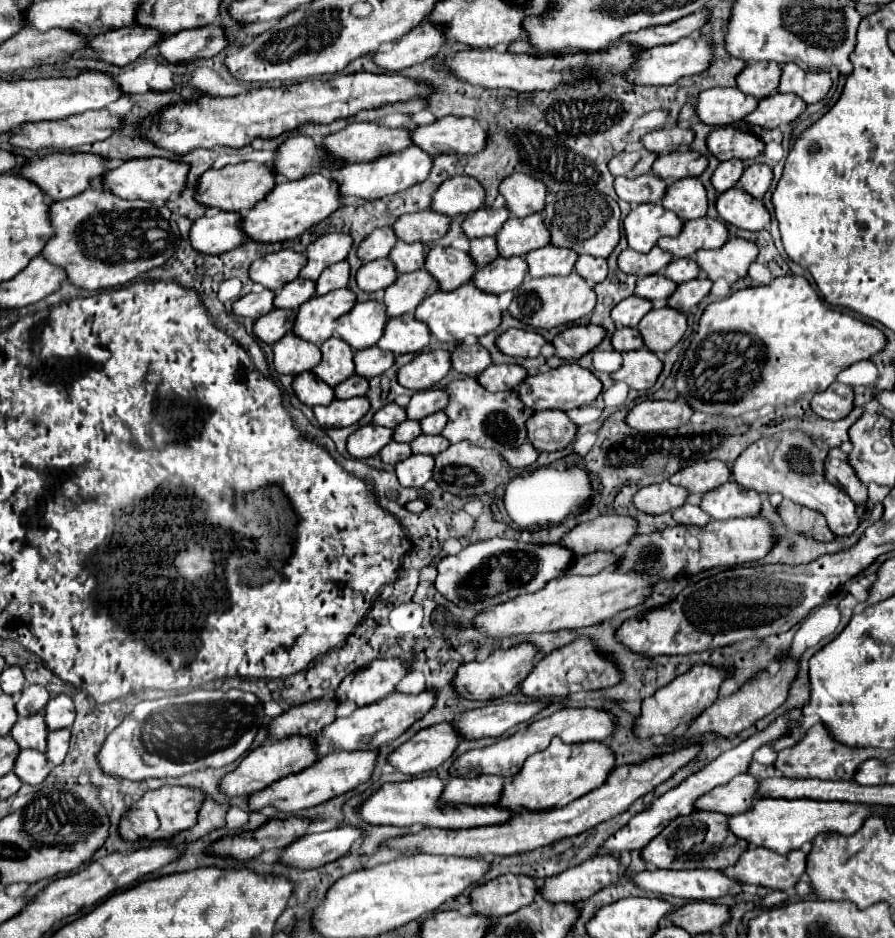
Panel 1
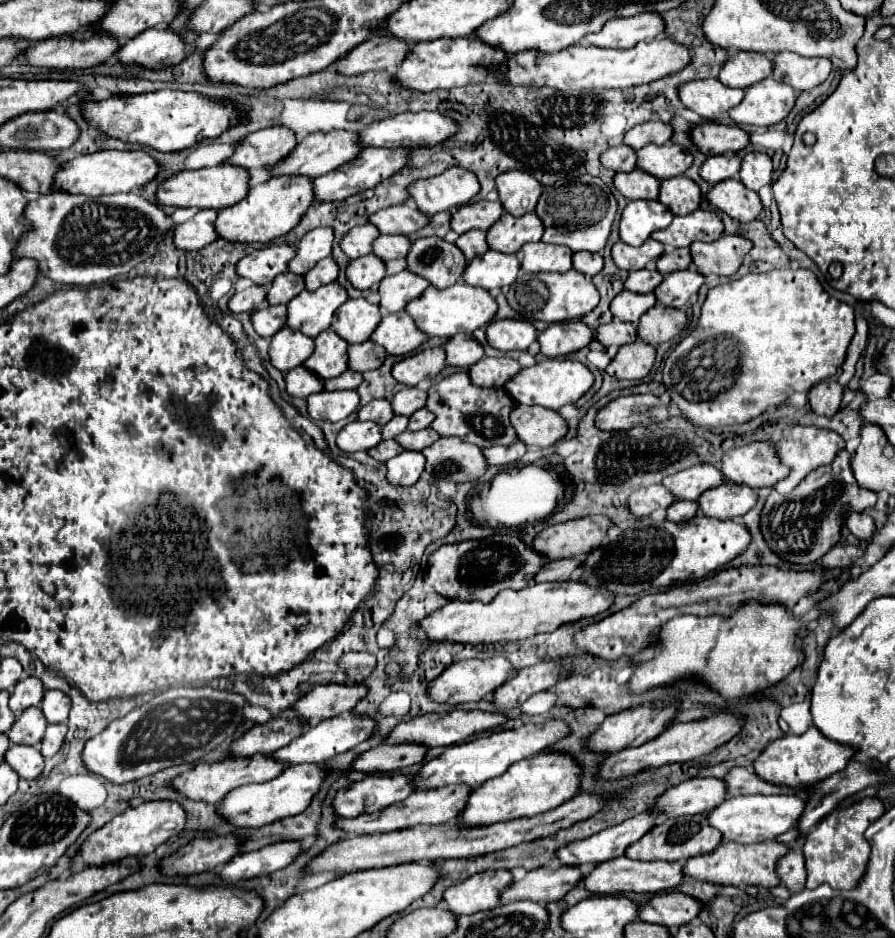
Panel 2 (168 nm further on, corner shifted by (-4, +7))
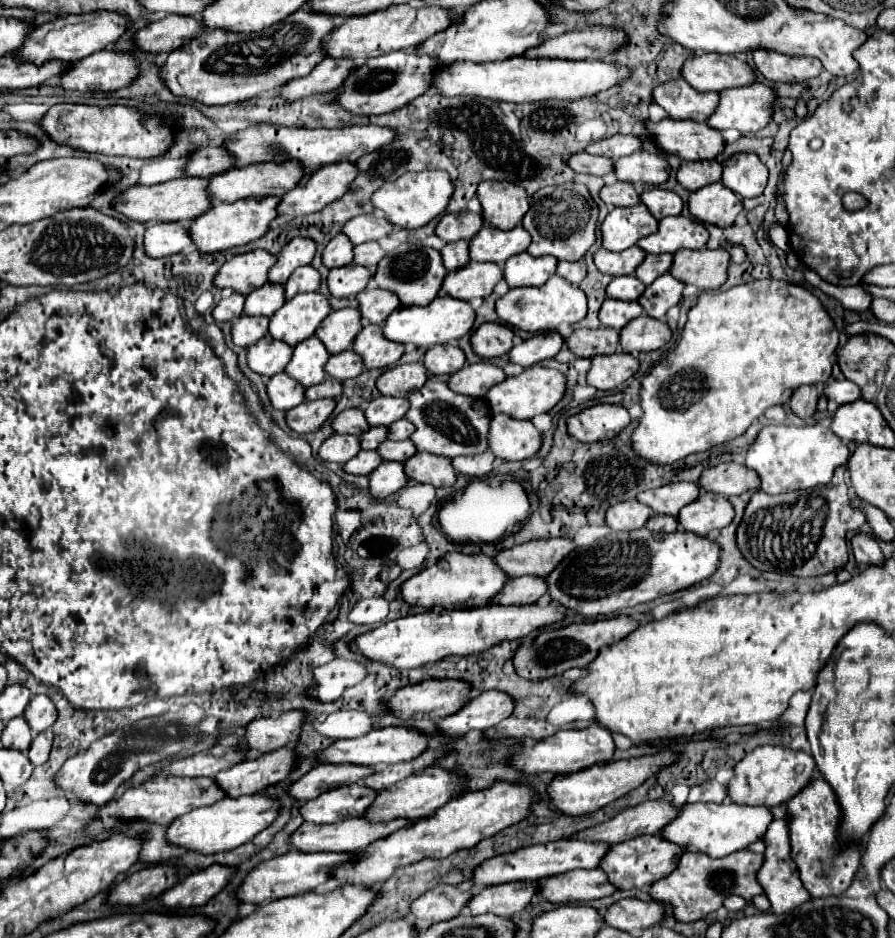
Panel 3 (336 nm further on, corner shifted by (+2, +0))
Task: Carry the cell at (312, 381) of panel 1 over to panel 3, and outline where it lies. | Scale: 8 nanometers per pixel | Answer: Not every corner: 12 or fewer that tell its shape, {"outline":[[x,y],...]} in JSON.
{"outline":[[277,373],[267,383],[275,409],[289,411],[305,401],[305,387]]}

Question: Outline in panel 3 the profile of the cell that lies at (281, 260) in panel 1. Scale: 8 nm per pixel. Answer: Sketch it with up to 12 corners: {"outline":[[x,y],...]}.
{"outline":[[261,249],[235,255],[215,285],[249,295],[265,285],[275,255]]}

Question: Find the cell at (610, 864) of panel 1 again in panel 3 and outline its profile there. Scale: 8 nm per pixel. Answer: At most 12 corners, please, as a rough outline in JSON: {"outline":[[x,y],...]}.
{"outline":[[537,883],[491,885],[473,895],[473,915],[513,917],[539,893]]}

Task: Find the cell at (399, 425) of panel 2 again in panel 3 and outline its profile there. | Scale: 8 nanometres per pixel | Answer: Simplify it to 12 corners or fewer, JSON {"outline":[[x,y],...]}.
{"outline":[[371,427],[361,435],[361,449],[377,449],[387,427]]}

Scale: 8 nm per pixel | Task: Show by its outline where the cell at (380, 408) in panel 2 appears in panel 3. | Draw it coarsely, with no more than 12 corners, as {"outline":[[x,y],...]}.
{"outline":[[345,409],[333,419],[335,433],[363,435],[369,423],[361,409]]}

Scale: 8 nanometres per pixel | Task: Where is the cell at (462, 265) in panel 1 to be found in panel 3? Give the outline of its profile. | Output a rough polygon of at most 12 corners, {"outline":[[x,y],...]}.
{"outline":[[407,241],[373,279],[401,303],[429,305],[447,269],[439,251]]}

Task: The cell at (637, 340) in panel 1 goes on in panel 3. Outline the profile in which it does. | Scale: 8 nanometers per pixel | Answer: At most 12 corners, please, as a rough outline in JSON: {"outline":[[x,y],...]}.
{"outline":[[575,329],[565,347],[579,357],[615,353],[619,331]]}

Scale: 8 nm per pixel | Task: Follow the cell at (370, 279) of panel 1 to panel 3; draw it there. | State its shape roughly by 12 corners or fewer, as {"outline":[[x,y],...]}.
{"outline":[[357,263],[331,269],[335,297],[359,295],[373,273]]}

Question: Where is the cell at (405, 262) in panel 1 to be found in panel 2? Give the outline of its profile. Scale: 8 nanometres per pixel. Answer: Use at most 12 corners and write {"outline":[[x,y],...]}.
{"outline":[[377,236],[373,254],[383,262],[407,256],[407,236]]}

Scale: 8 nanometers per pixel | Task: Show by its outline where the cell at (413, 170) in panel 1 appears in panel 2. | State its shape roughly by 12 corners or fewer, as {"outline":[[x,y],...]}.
{"outline":[[365,148],[313,180],[313,202],[345,200],[407,164],[405,148]]}

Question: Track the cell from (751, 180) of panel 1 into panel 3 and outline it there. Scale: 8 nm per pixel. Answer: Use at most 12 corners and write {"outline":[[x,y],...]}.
{"outline":[[753,153],[723,161],[721,183],[743,199],[759,197],[767,167]]}

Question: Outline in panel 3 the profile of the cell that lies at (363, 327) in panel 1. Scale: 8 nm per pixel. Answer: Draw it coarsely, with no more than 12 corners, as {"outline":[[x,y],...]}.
{"outline":[[345,307],[323,319],[319,337],[333,355],[361,331],[361,313]]}

